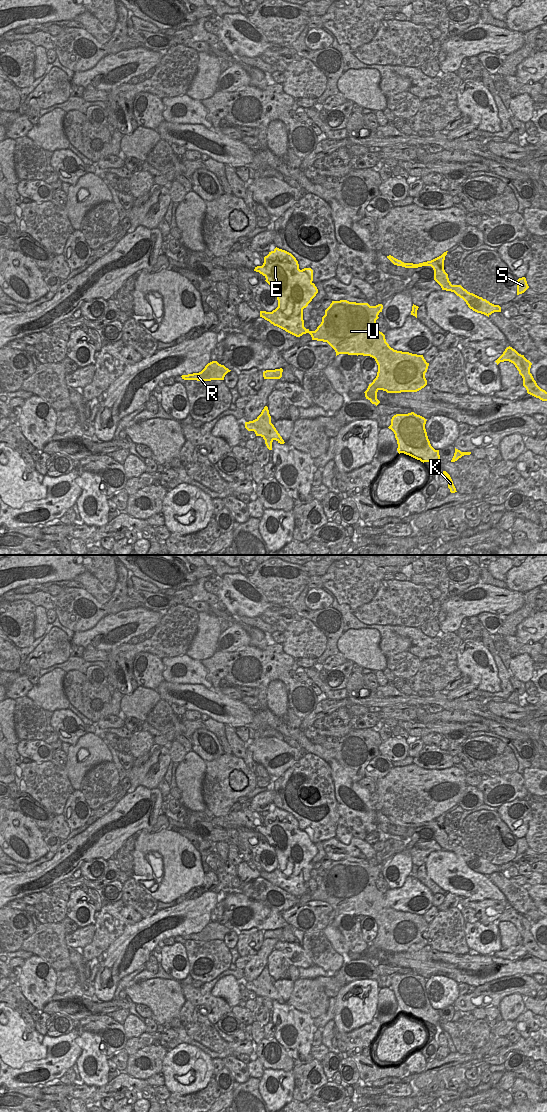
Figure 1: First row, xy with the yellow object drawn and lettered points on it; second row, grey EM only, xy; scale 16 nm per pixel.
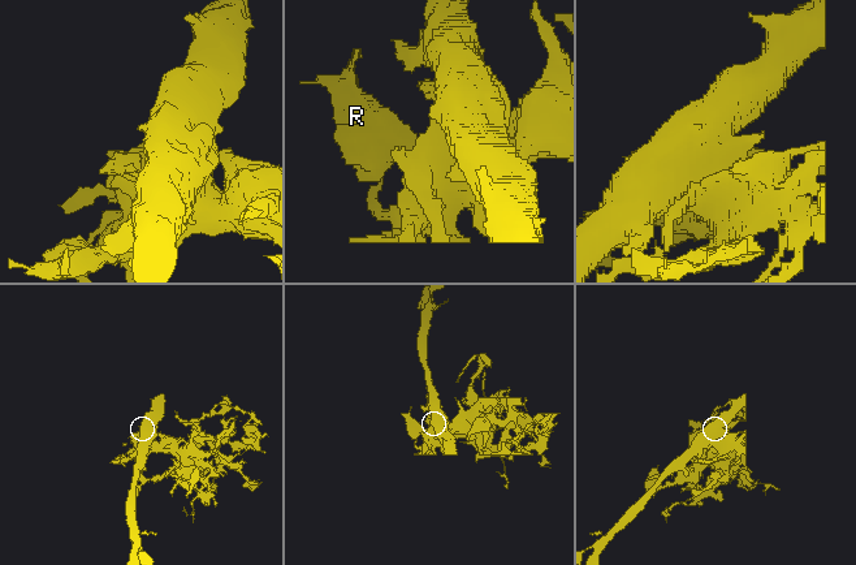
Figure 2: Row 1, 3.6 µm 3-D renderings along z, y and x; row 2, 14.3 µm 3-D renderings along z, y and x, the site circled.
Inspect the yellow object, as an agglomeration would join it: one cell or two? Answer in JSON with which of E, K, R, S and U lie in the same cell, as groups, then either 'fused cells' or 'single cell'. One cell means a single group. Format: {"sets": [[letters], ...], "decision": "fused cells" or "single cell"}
{"sets": [["E"], ["K", "R", "S", "U"]], "decision": "fused cells"}

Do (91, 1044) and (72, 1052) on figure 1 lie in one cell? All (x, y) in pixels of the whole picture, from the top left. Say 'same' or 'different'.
different

